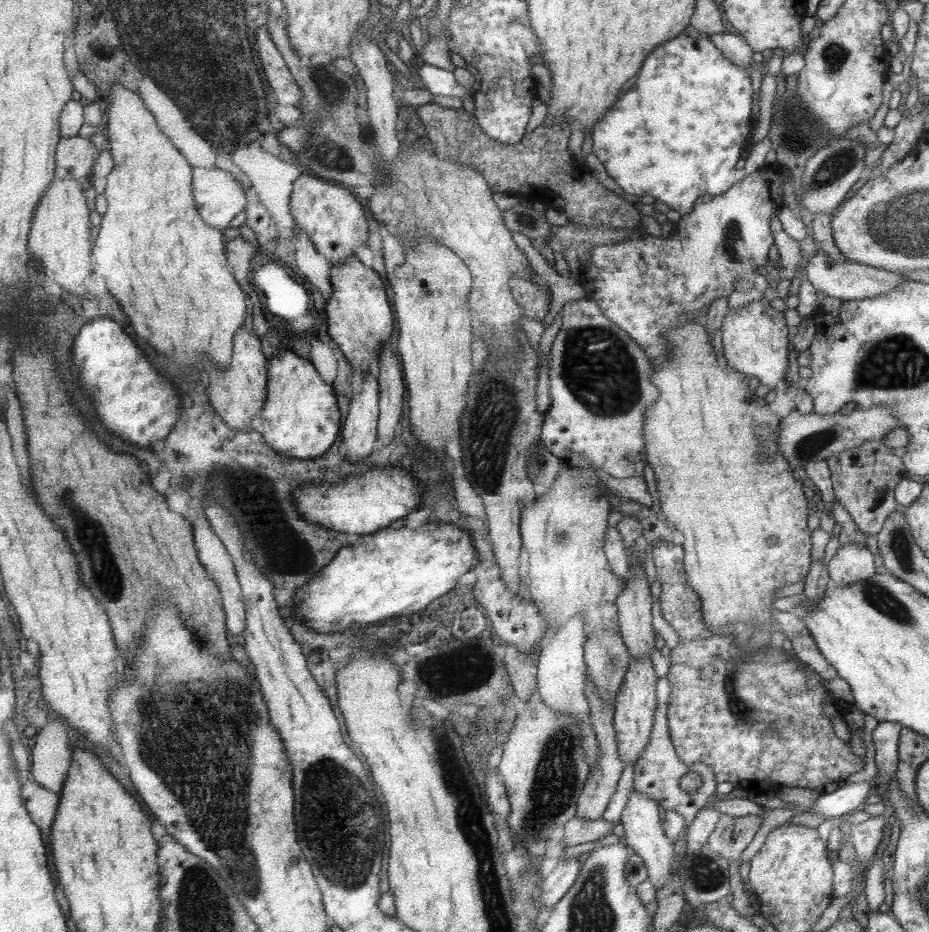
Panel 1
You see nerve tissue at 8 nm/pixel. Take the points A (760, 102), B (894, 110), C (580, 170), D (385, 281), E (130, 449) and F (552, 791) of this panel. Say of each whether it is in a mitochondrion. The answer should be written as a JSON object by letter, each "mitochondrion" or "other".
{"A":"other","B":"other","C":"other","D":"other","E":"other","F":"mitochondrion"}

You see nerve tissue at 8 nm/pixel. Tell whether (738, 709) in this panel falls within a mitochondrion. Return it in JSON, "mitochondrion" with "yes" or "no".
{"mitochondrion":"yes"}

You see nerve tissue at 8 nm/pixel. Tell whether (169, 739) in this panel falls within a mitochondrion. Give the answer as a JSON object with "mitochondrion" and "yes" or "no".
{"mitochondrion":"yes"}

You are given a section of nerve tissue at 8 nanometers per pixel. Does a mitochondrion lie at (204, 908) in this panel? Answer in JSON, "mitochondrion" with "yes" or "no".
{"mitochondrion":"yes"}

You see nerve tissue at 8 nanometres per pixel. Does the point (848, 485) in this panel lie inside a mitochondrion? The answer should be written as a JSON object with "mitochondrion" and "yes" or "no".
{"mitochondrion":"no"}

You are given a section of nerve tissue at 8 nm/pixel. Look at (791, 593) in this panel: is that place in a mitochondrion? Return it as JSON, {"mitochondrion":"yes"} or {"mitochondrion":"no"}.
{"mitochondrion":"no"}

